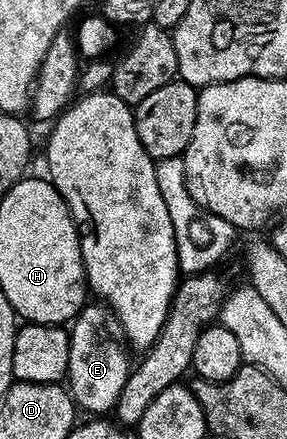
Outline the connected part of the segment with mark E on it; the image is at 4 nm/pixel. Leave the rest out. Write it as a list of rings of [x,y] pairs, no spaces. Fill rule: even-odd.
[[[86,304],[82,306],[81,311],[77,313],[77,317],[71,323],[69,359],[67,360],[67,389],[70,396],[73,397],[73,405],[78,411],[86,410],[89,416],[105,416],[108,415],[105,414],[108,410],[110,413],[117,409],[117,401],[123,392],[123,384],[127,384],[131,361],[129,362],[130,351],[127,349],[126,343],[119,340],[115,333],[118,325],[116,318],[113,317],[112,310],[101,304],[96,305]]]

